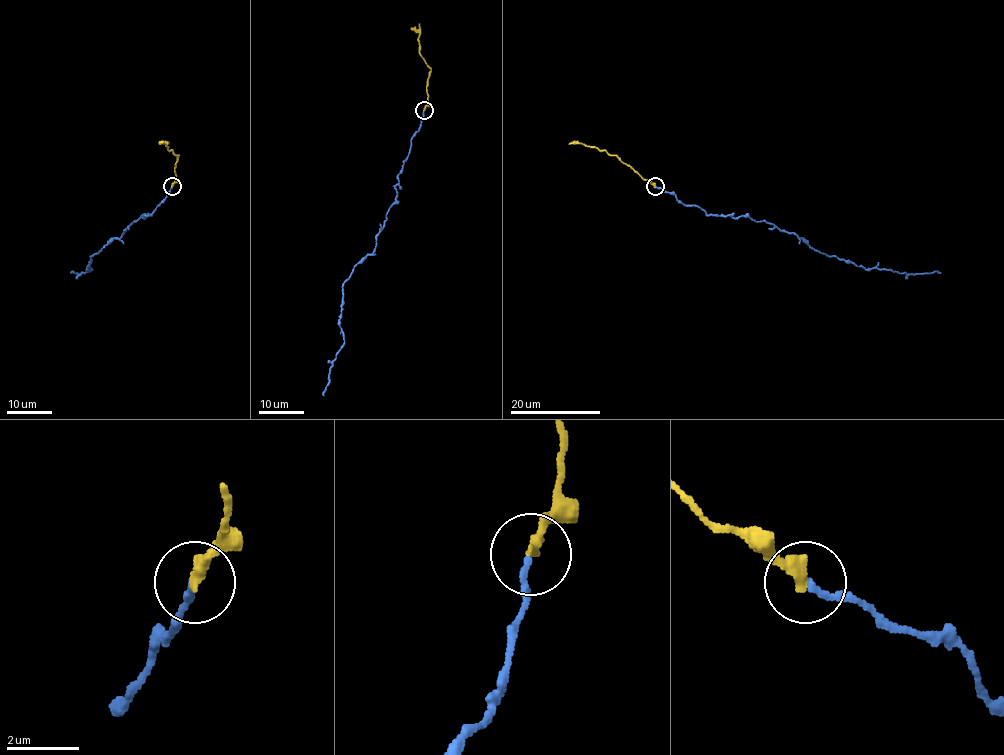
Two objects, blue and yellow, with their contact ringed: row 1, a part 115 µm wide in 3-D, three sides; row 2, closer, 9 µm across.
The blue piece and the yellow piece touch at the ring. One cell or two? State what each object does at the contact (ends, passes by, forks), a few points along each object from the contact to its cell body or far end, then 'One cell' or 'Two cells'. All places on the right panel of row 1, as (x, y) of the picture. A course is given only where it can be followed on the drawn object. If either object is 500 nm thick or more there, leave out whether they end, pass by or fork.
At the ring blue ends. At the ring yellow ends. Course of blue: (655, 186), (708, 215), (746, 216), (770, 222), (801, 238), (812, 248), (858, 266), (907, 274), (941, 273). Course of yellow: (655, 186), (615, 155), (573, 142). One cell

